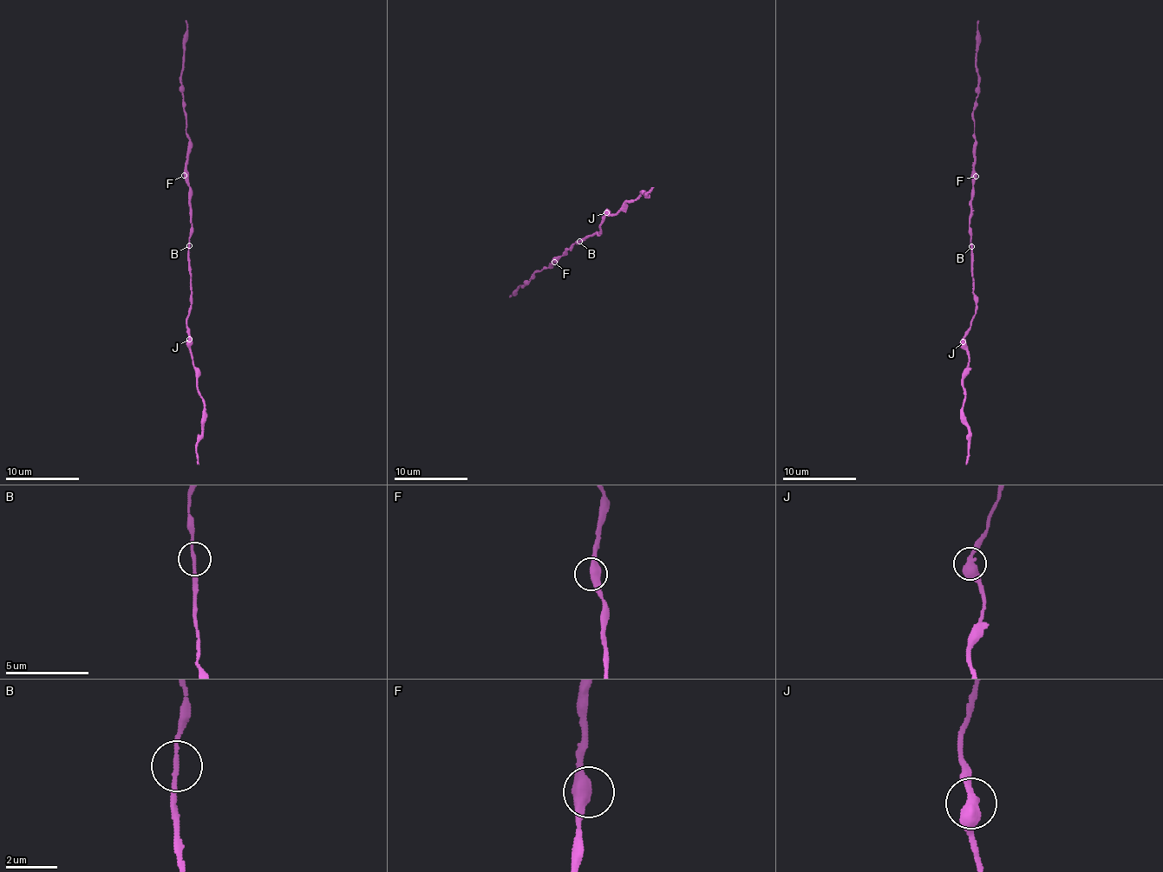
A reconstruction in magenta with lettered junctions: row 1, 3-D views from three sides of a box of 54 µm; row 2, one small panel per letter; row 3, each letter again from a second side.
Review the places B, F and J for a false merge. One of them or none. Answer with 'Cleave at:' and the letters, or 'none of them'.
Cleave at: none of them

